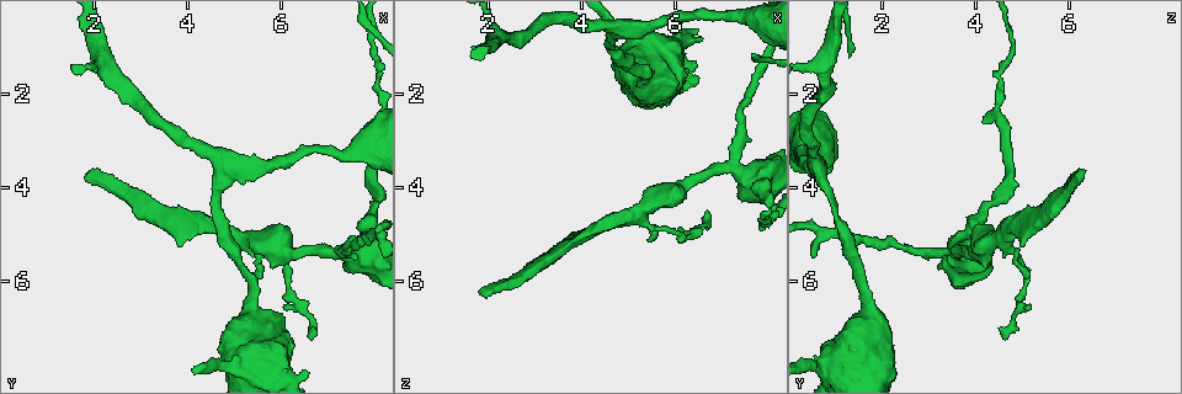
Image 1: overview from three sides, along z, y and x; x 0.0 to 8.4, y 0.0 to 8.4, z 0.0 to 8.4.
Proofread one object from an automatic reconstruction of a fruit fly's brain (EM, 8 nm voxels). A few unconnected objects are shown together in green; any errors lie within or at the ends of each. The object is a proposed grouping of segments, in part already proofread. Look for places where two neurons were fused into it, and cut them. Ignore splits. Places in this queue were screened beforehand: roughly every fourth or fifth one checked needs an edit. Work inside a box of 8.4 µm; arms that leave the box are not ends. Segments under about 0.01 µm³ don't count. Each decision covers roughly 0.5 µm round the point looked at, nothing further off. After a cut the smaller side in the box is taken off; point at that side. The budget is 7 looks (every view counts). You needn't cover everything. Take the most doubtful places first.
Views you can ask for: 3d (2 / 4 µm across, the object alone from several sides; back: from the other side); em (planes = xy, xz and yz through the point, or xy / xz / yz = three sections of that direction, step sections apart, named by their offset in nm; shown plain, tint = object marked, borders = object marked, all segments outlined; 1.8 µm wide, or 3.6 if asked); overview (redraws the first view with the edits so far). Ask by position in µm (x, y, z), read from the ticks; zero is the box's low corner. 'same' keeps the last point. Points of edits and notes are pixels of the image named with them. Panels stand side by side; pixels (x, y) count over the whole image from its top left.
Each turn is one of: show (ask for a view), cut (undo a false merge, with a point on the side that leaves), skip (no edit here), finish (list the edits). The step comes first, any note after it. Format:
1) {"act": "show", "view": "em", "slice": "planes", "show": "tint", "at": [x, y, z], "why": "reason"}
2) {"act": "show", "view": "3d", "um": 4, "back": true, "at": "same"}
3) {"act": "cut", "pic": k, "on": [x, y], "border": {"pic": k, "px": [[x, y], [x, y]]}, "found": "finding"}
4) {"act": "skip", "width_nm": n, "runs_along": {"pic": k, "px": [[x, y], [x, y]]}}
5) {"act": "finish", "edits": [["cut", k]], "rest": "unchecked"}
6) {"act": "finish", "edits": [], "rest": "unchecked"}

{"act": "show", "view": "em", "slice": "yz", "step": 16, "show": "tint", "at": [3.95, 4.75, 5.05], "why": "branch point"}

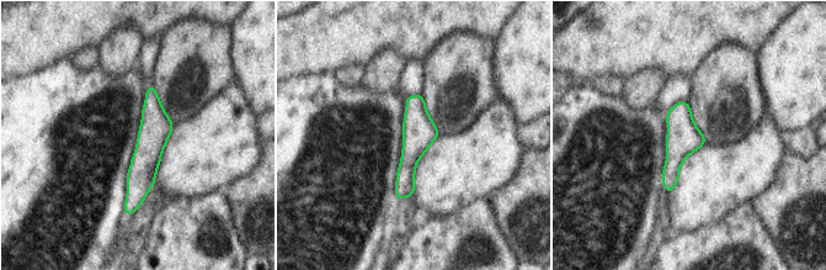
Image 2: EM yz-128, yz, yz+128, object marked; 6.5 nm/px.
{"act": "show", "view": "em", "slice": "planes", "show": "tint", "at": "same", "why": "another direction"}

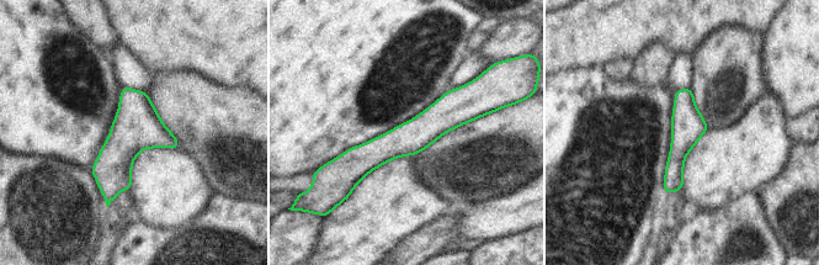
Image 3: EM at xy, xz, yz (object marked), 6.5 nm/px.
{"act": "skip", "runs_along": {"pic": 3, "px": [[478, 114], [339, 160]]}, "found": "continuous, no second neuron"}

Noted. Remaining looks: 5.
{"act": "show", "view": "3d", "um": 4, "at": [5.10, 7.80, 0.80], "why": "thick turns thin"}

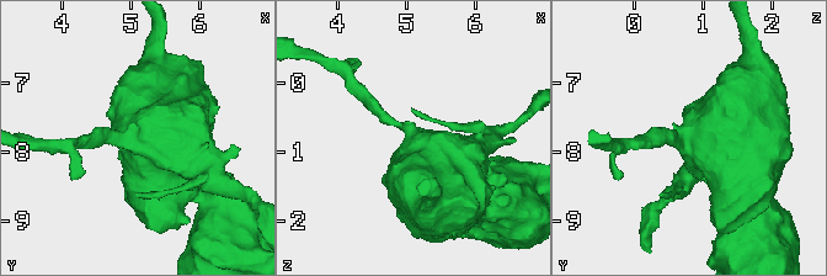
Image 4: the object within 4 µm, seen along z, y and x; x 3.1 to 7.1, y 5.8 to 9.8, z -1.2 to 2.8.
{"act": "show", "view": "em", "slice": "xz", "step": 8, "show": "tint", "at": [5.20, 7.80, 0.85], "why": "need the tissue"}

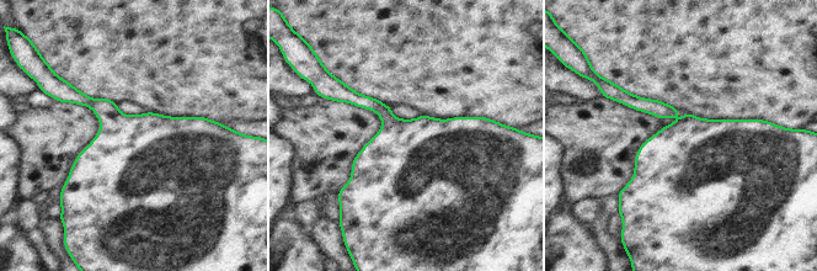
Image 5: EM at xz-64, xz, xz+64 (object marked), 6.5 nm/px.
{"act": "show", "view": "em", "slice": "planes", "show": "tint", "at": "same"}

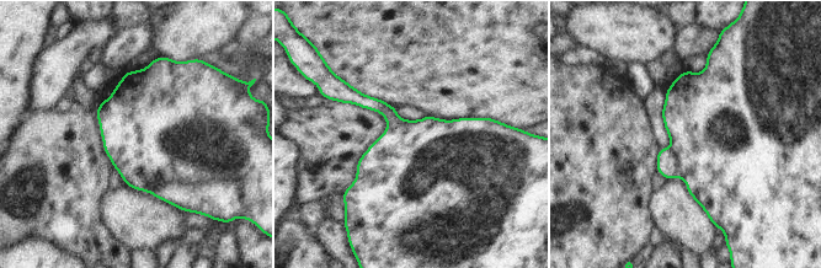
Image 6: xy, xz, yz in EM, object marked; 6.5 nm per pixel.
{"act": "cut", "pic": 6, "on": [214, 198], "border": {"pic": 6, "px": [[209, 181], [169, 182], [150, 192]]}, "found": "a second neuron is stuck on"}

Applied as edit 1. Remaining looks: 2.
{"act": "show", "view": "em", "slice": "xz", "step": 16, "show": "borders", "at": [2.15, 1.45, 0.85]}

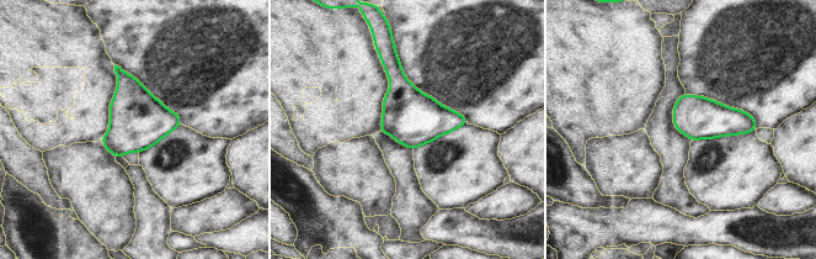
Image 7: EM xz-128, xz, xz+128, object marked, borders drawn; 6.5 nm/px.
{"act": "skip", "found": "all the same neuron"}

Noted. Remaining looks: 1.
{"act": "finish", "edits": [["cut", 6]], "rest": "unchecked"}

